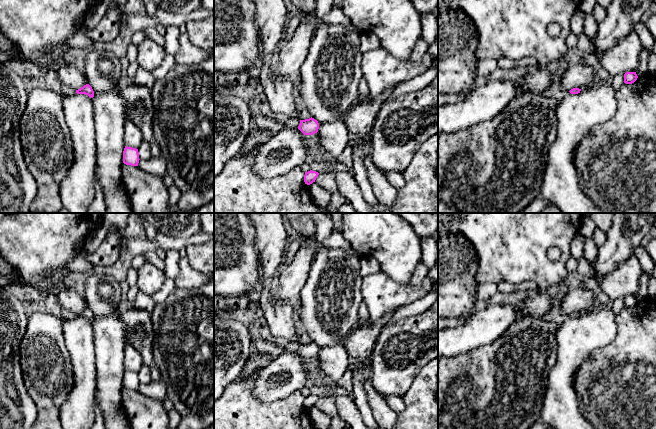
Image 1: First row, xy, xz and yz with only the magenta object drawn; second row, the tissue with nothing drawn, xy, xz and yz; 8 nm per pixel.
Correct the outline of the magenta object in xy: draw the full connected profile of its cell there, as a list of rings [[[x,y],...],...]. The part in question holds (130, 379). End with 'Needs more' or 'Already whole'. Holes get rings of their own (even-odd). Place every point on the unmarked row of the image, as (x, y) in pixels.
[[[125,370],[123,375],[123,387],[131,390],[138,390],[139,387],[138,373]]]. Already whole

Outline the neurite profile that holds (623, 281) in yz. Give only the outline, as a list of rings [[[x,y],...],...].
[[[633,254],[610,273],[603,276],[593,275],[592,282],[596,283],[611,301],[614,301],[620,297],[636,296],[642,274],[642,266]]]

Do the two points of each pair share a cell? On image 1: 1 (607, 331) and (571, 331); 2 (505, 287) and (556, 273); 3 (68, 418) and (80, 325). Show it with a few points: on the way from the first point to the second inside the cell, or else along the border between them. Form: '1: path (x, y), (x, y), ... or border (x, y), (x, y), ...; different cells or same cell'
1: path (598, 331), (580, 332); same cell
2: border (509, 283), (522, 283), (532, 280), (536, 288); different cells
3: path (82, 395), (81, 348); same cell

